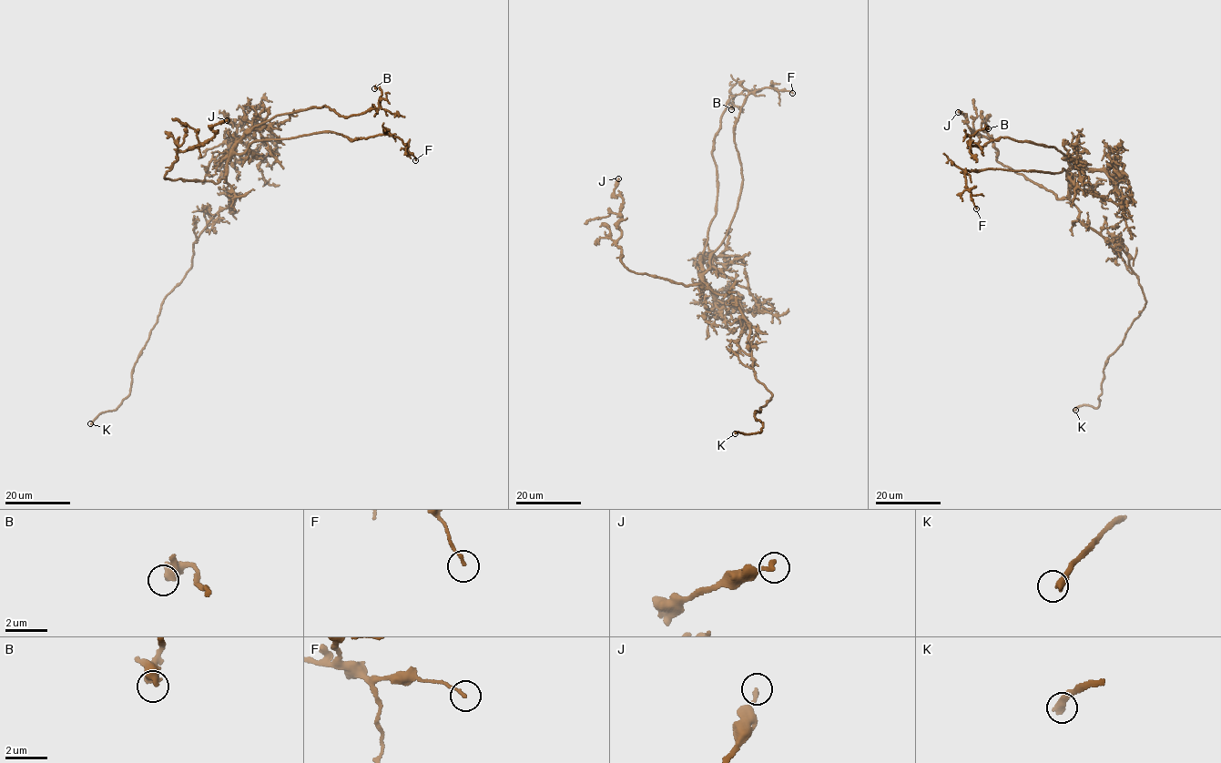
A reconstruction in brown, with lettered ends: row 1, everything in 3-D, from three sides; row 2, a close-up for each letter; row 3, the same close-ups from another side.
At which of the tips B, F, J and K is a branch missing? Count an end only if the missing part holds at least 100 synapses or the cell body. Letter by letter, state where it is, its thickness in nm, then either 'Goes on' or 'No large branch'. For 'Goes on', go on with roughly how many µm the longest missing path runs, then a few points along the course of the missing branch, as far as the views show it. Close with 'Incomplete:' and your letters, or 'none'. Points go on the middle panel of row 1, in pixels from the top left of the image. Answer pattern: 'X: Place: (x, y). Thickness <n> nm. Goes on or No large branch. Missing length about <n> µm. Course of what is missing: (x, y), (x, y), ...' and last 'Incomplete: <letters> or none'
B: Place: (731, 109). Thickness 550 nm. No large branch
F: Place: (792, 93). Thickness 130 nm. No large branch
J: Place: (618, 178). Thickness 220 nm. No large branch
K: Place: (735, 433). Thickness 320 nm. Goes on. Missing length about 10 µm. Course of what is missing: (735, 433), (729, 437), (729, 444)
Incomplete: K

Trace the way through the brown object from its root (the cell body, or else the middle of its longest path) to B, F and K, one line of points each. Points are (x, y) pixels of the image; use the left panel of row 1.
B: (233, 199), (227, 160), (241, 136), (316, 106), (362, 114), (378, 107), (374, 88)
F: (233, 199), (227, 160), (255, 141), (325, 131), (354, 140), (391, 134), (415, 160)
K: (233, 199), (199, 234), (190, 269), (164, 299), (134, 366), (129, 394), (90, 423)

